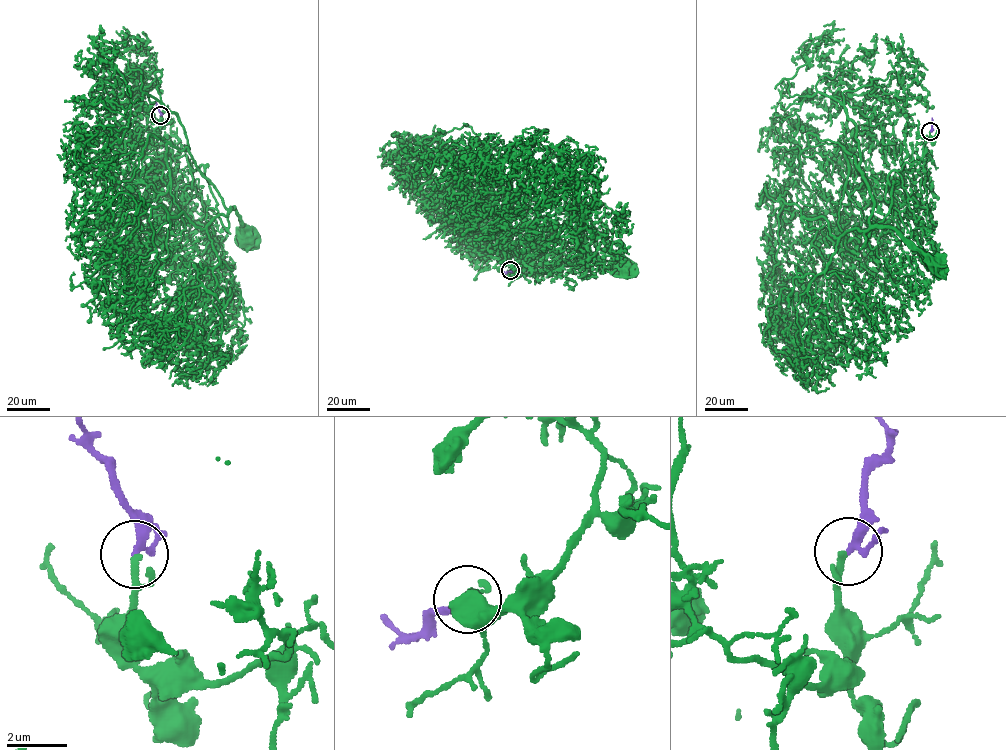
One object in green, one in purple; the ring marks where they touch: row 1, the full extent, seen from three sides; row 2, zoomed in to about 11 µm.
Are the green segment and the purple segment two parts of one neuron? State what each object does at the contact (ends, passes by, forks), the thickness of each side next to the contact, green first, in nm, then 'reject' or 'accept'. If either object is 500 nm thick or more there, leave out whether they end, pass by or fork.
green passes by; purple ends there; 150 nm thick on the green side, 280 nm on the other; accept

